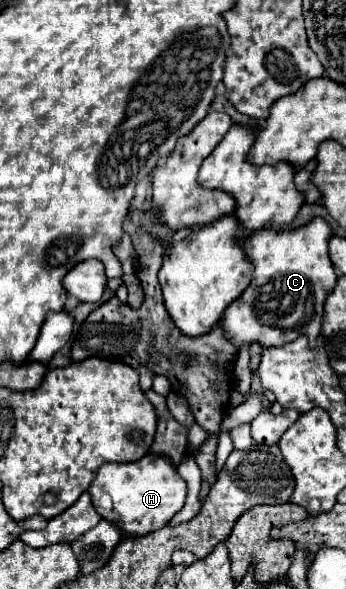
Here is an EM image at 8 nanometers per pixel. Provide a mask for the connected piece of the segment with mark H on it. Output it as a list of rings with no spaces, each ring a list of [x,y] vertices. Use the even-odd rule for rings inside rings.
[[[146,454],[138,462],[104,464],[88,488],[94,510],[108,522],[114,522],[124,536],[144,536],[166,526],[186,502],[186,482],[172,462]]]

